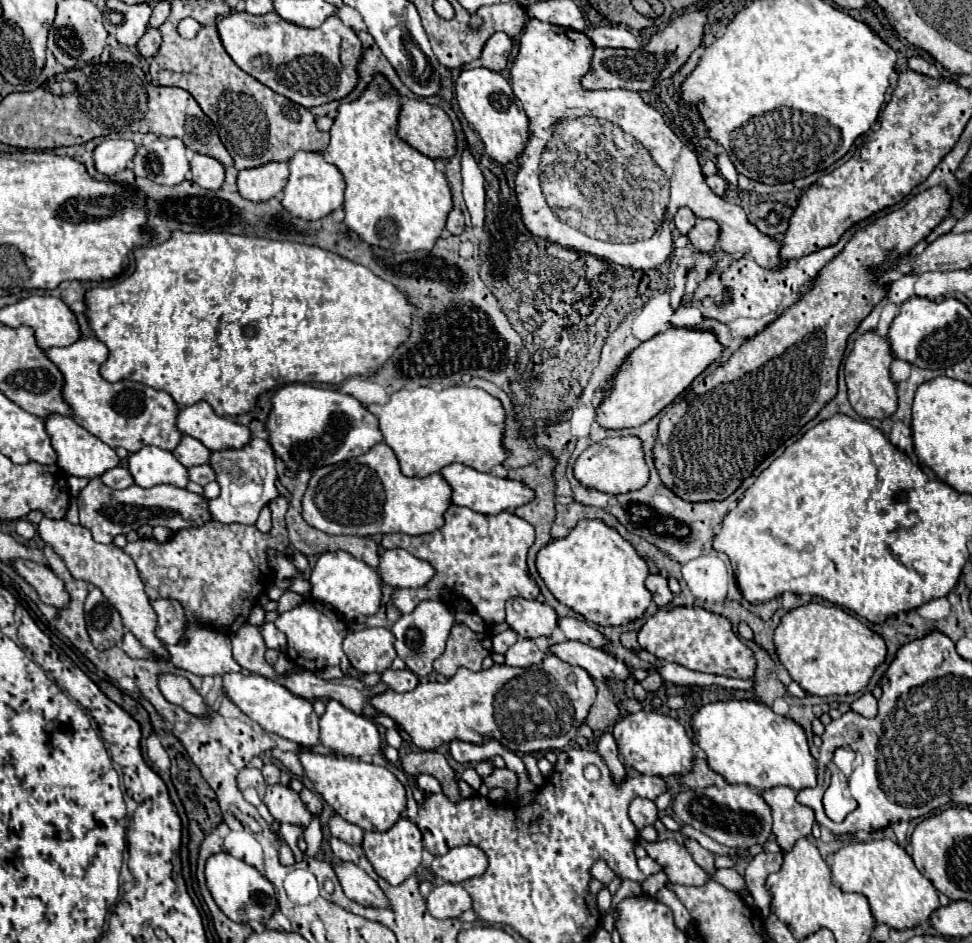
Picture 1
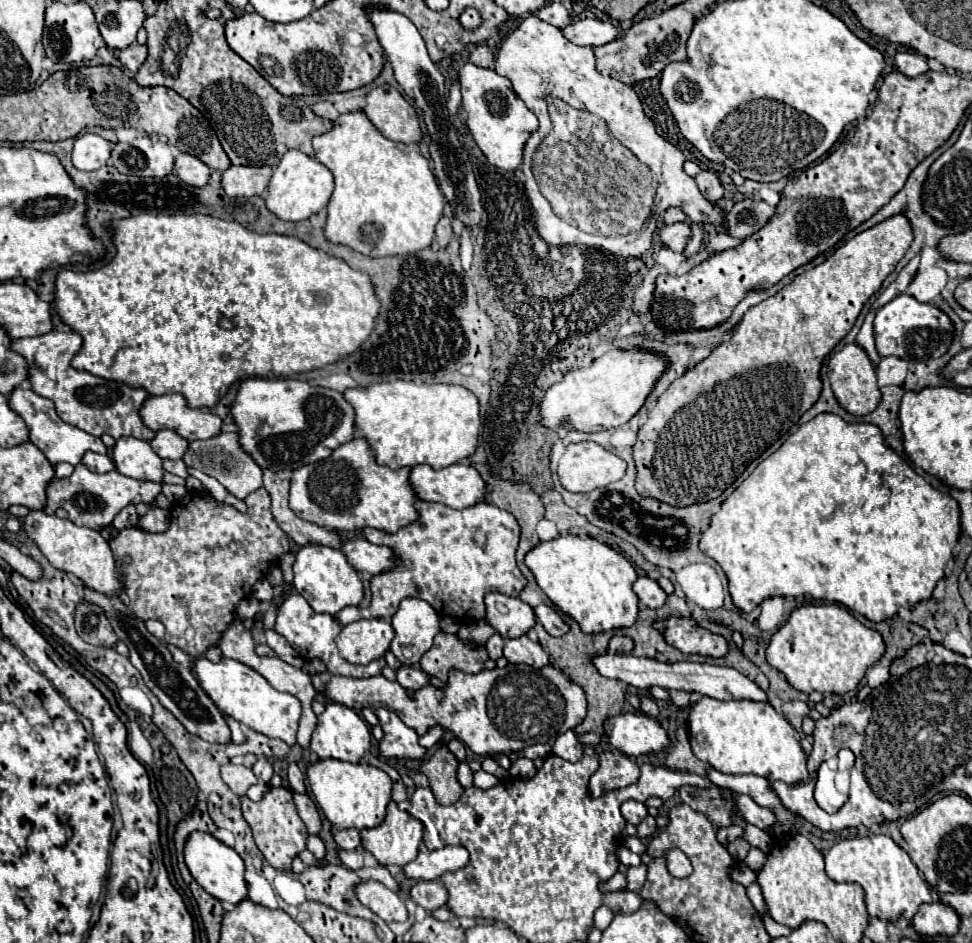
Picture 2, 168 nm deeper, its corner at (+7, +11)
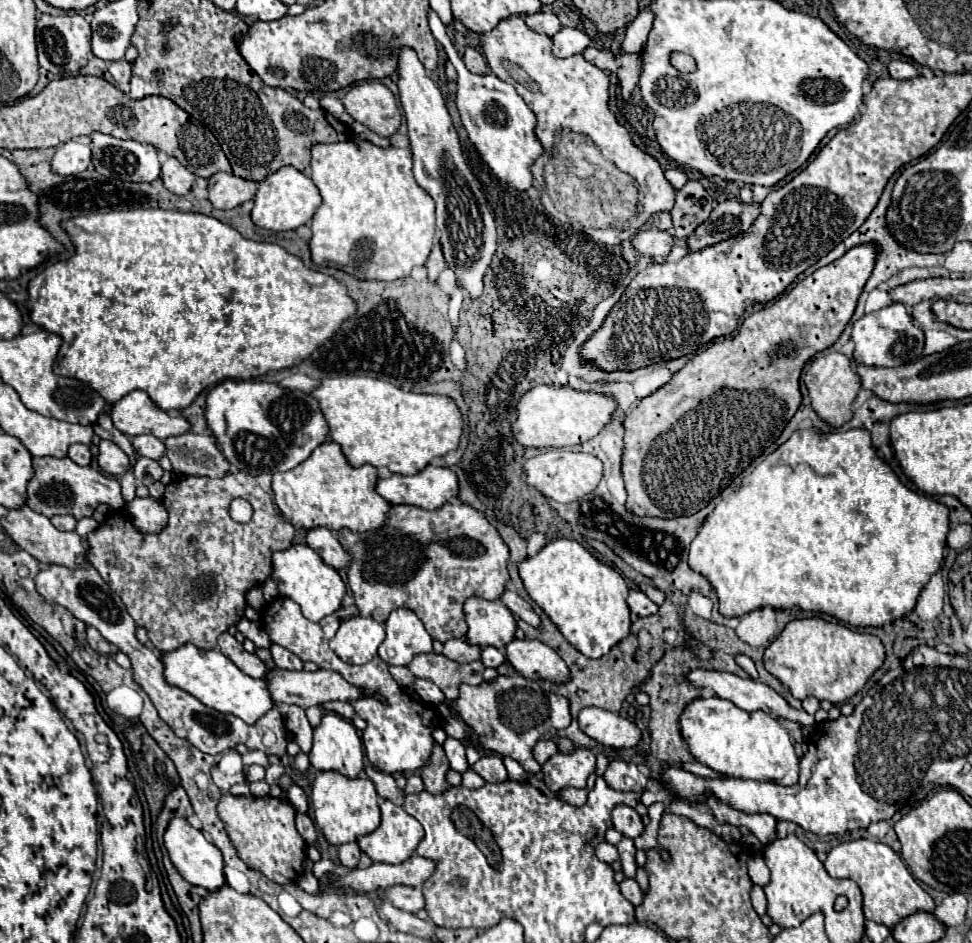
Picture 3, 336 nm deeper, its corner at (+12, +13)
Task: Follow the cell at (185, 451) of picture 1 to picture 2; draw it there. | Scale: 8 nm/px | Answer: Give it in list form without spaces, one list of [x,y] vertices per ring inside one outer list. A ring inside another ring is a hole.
[[[161,430],[153,436],[153,440],[149,444],[151,444],[153,452],[157,452],[157,456],[169,458],[169,460],[179,460],[179,458],[183,458],[189,442],[183,440],[181,436],[177,436],[173,430]]]

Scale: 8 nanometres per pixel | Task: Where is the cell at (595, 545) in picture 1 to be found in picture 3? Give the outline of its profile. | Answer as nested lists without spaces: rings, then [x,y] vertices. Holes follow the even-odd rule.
[[[576,540],[548,542],[536,556],[520,562],[520,578],[522,578],[530,598],[550,616],[550,620],[560,628],[564,638],[568,638],[568,642],[572,642],[572,646],[576,646],[588,658],[600,658],[616,642],[620,642],[628,636],[632,616],[630,616],[630,610],[626,604],[626,596],[628,596],[626,580],[614,568],[600,562],[594,554],[590,554]]]

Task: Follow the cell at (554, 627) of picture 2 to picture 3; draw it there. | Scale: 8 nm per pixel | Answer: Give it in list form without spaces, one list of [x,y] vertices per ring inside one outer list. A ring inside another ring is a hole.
[[[506,590],[504,594],[502,594],[502,598],[500,598],[510,610],[512,610],[512,614],[514,616],[518,616],[518,618],[522,618],[524,622],[528,622],[530,626],[534,626],[534,628],[540,628],[540,616],[534,612],[534,608],[532,608],[532,604],[530,602],[526,602],[524,598],[520,598],[514,590]]]

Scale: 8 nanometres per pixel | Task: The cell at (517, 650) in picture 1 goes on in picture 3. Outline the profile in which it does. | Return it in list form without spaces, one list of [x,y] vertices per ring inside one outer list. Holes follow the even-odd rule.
[[[512,640],[506,644],[506,658],[516,668],[516,672],[526,678],[554,682],[568,680],[568,668],[564,660],[550,646],[538,640]]]

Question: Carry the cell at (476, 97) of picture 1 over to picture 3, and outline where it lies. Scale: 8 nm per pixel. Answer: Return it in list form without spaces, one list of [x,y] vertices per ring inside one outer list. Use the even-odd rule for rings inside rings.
[[[428,10],[428,22],[434,38],[443,46],[447,57],[456,72],[458,72],[458,92],[456,92],[456,104],[462,118],[462,124],[468,132],[470,142],[476,146],[484,162],[490,166],[490,170],[510,186],[518,190],[526,190],[532,186],[534,178],[530,174],[530,164],[542,154],[542,146],[534,134],[536,128],[536,116],[526,106],[526,102],[516,94],[514,86],[508,82],[502,82],[494,74],[472,74],[464,66],[462,58],[458,56],[450,36],[446,34],[446,26],[440,22],[434,10]]]

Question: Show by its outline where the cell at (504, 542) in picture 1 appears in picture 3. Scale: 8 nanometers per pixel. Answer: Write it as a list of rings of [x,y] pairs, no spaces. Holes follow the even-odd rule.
[[[459,498],[440,510],[424,510],[418,506],[392,506],[390,518],[376,532],[352,532],[348,528],[338,532],[338,538],[352,550],[352,566],[348,568],[348,586],[356,600],[360,616],[372,616],[378,622],[386,622],[394,608],[410,608],[424,622],[432,638],[446,642],[466,634],[468,627],[464,616],[464,602],[470,596],[482,596],[498,600],[510,582],[506,570],[508,546],[500,538],[498,530],[490,524],[484,512],[460,502]]]

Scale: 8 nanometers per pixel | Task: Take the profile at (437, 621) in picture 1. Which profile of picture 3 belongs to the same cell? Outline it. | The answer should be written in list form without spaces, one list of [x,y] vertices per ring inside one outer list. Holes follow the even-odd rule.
[[[396,608],[384,626],[386,640],[378,648],[378,656],[386,664],[408,666],[416,654],[432,650],[432,636],[410,608]]]

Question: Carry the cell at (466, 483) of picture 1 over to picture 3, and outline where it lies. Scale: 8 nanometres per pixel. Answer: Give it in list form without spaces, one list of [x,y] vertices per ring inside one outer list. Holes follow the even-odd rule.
[[[426,466],[414,476],[390,474],[378,482],[378,494],[390,504],[412,504],[426,510],[438,510],[458,498],[458,476],[450,468]]]

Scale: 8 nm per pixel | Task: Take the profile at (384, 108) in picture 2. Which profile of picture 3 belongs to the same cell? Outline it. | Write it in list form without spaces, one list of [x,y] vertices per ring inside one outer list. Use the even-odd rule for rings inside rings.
[[[360,82],[342,98],[348,114],[378,136],[390,138],[400,128],[400,110],[394,94],[380,82]]]

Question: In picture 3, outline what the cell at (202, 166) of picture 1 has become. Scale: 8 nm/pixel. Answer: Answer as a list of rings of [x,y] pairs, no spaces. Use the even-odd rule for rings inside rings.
[[[168,156],[166,162],[162,164],[162,182],[168,190],[172,190],[174,194],[188,194],[192,190],[192,184],[196,182],[196,176],[186,170],[174,156]]]

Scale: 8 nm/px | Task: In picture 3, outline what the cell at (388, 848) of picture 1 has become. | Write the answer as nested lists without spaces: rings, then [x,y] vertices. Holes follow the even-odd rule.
[[[390,800],[380,804],[380,812],[380,826],[370,834],[360,836],[358,846],[374,862],[402,864],[414,854],[424,830],[416,818],[406,814],[400,806],[394,806]]]

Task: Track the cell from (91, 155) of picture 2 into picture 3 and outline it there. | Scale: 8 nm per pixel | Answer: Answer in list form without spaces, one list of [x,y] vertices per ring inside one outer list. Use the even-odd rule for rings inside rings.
[[[70,140],[56,150],[56,154],[52,158],[52,168],[58,174],[72,176],[72,174],[84,172],[90,166],[90,160],[92,160],[90,146],[84,142],[78,142],[78,140]]]

